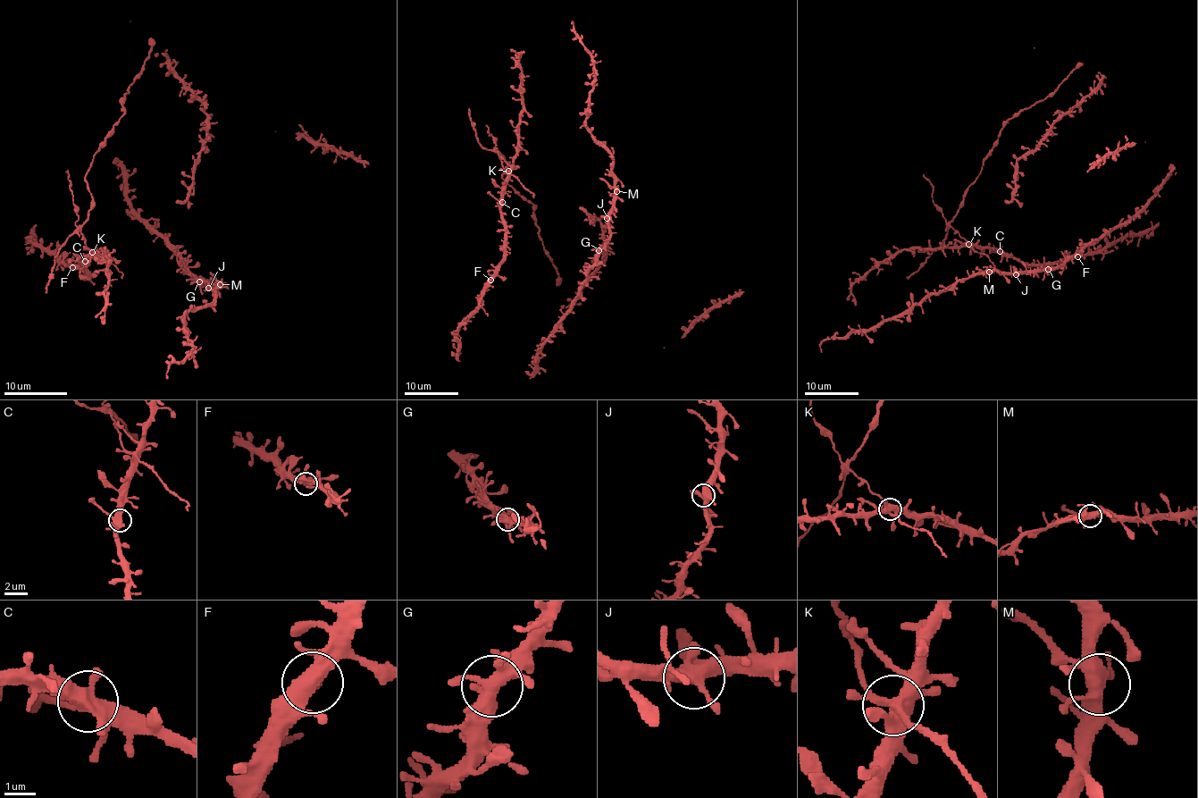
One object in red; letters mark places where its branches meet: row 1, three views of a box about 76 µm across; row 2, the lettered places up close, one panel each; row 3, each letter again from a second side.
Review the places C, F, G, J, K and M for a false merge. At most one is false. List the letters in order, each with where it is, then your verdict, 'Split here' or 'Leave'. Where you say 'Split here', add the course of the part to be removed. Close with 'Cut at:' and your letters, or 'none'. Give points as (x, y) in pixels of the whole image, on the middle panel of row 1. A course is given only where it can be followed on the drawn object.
C: Place: (502, 202). Leave
F: Place: (490, 280). Leave
G: Place: (598, 250). Leave
J: Place: (607, 218). Leave
K: Place: (508, 171). Split here. Course of the part to remove: (508, 171), (502, 163), (498, 152), (508, 165), (502, 178), (534, 205), (543, 247), (558, 276), (556, 286)
M: Place: (616, 191). Leave
Cut at: K

